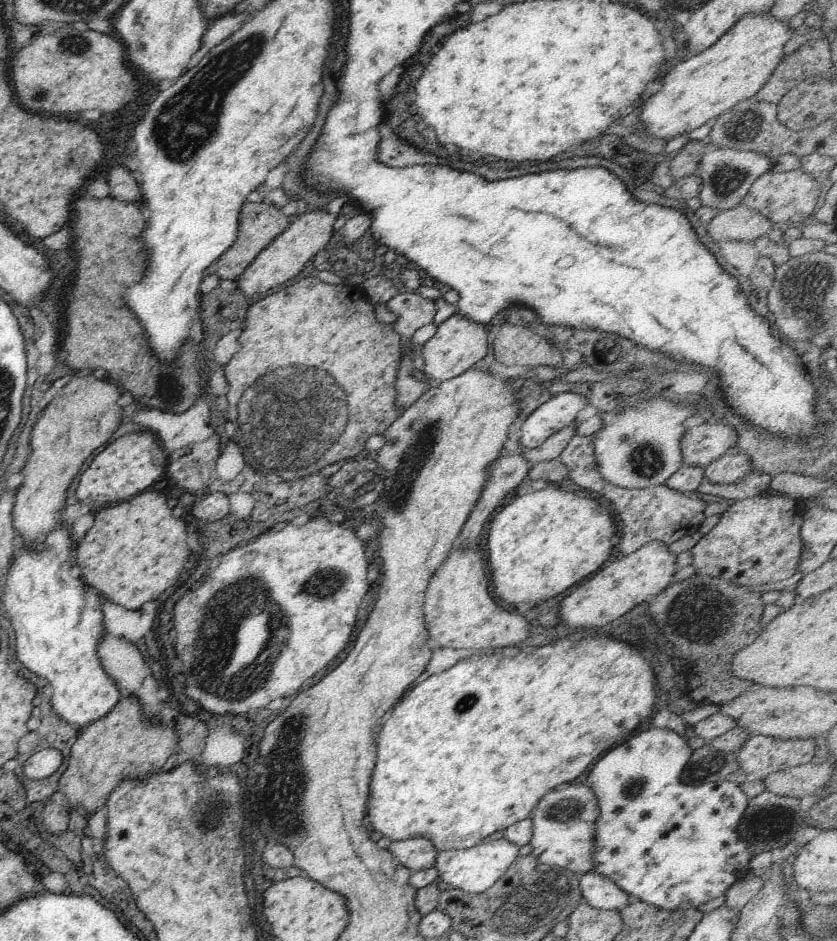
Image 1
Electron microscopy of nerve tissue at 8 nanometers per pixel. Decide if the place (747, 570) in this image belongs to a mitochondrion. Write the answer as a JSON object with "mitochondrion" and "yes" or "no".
{"mitochondrion":"no"}

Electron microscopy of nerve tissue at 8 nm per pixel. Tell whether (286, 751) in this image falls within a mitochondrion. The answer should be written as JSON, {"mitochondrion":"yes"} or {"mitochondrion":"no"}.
{"mitochondrion":"yes"}

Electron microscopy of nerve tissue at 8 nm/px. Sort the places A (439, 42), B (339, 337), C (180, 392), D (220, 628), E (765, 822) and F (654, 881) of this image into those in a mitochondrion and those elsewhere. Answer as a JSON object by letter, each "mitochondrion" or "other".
{"A":"other","B":"other","C":"mitochondrion","D":"mitochondrion","E":"mitochondrion","F":"other"}

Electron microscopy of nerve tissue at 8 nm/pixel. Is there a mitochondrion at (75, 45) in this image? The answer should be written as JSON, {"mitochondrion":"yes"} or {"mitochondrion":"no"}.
{"mitochondrion":"yes"}

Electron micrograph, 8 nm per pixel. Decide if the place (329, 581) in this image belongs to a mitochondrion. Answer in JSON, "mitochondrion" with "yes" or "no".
{"mitochondrion":"yes"}

